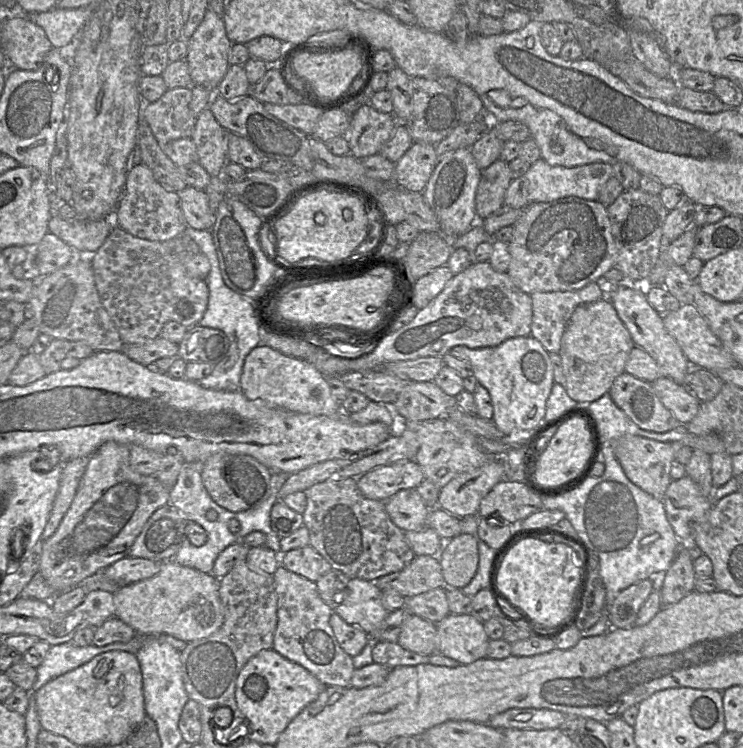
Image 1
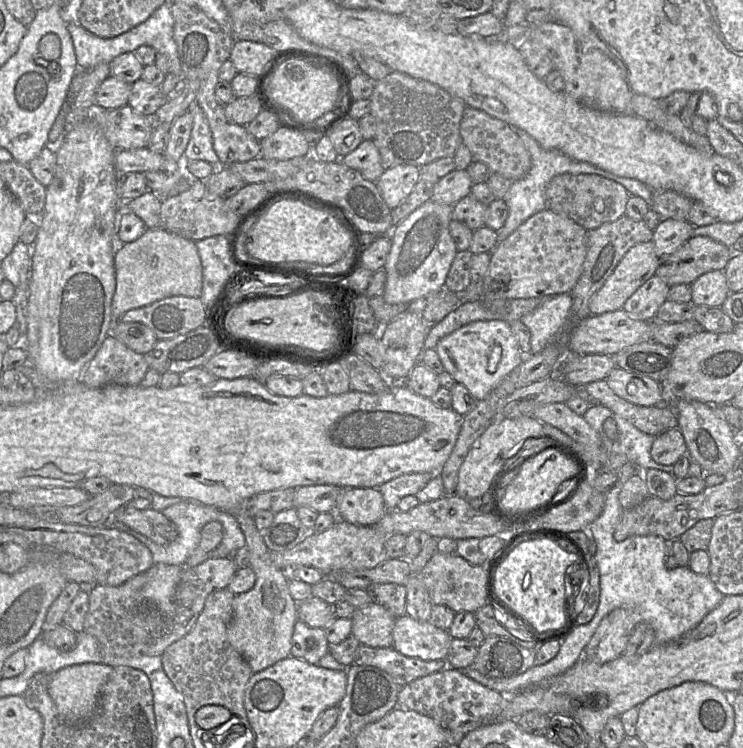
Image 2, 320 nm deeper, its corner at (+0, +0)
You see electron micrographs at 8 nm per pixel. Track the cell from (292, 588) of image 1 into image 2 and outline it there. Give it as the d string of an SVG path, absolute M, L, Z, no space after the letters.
M299 619L296 621L292 636L292 657L317 665L329 653L329 648L324 629L310 627Z

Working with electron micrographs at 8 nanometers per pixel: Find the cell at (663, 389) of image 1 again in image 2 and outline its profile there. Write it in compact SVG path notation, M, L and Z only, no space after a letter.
M615 367L605 379L620 398L641 406L665 405L661 383L650 377Z

